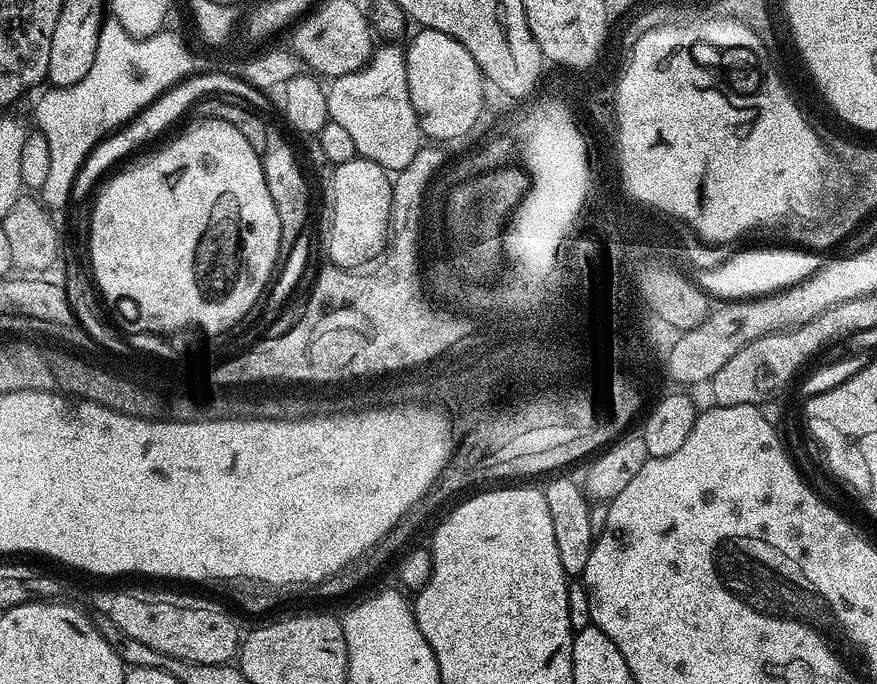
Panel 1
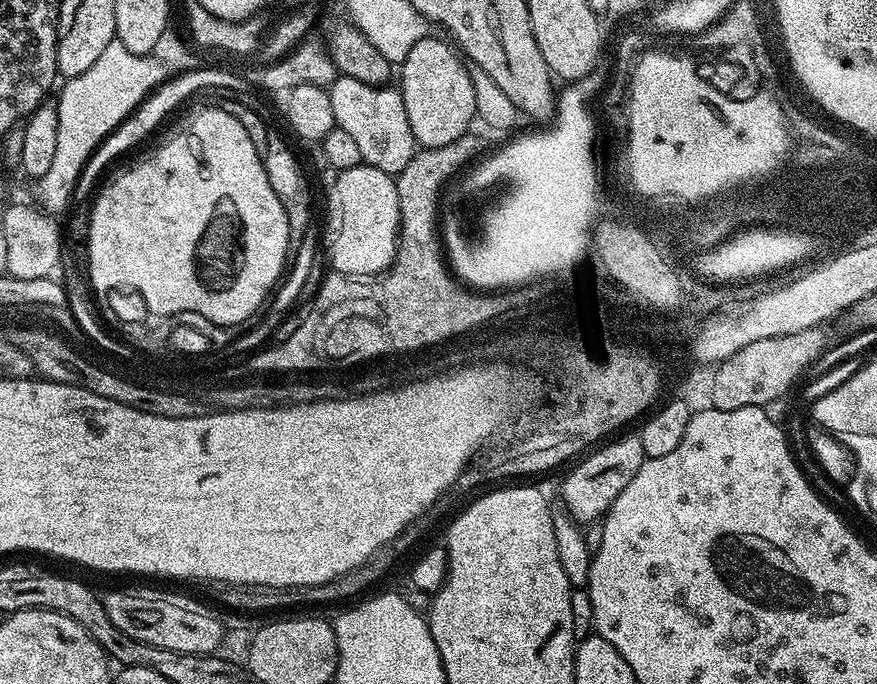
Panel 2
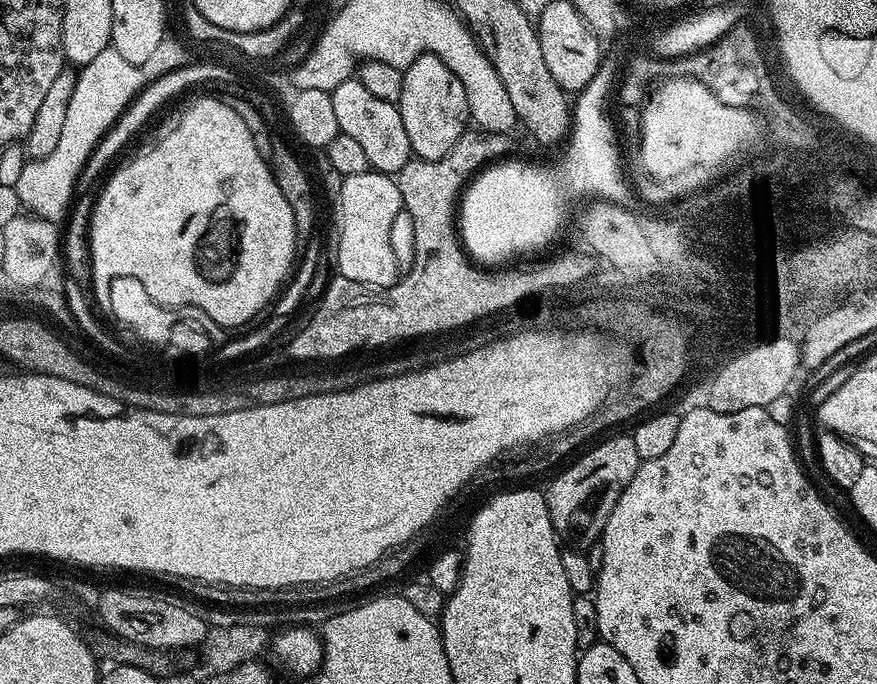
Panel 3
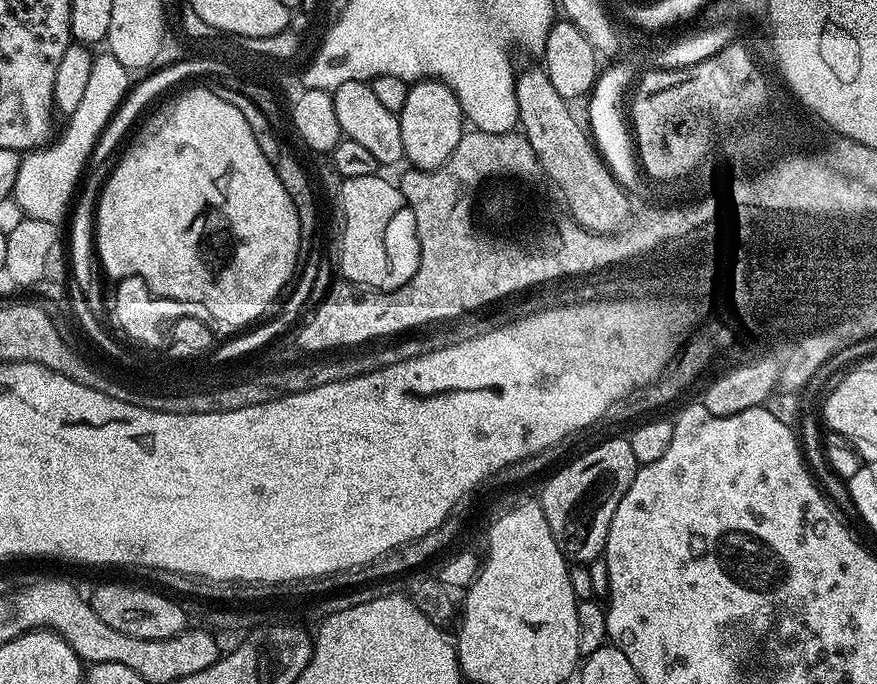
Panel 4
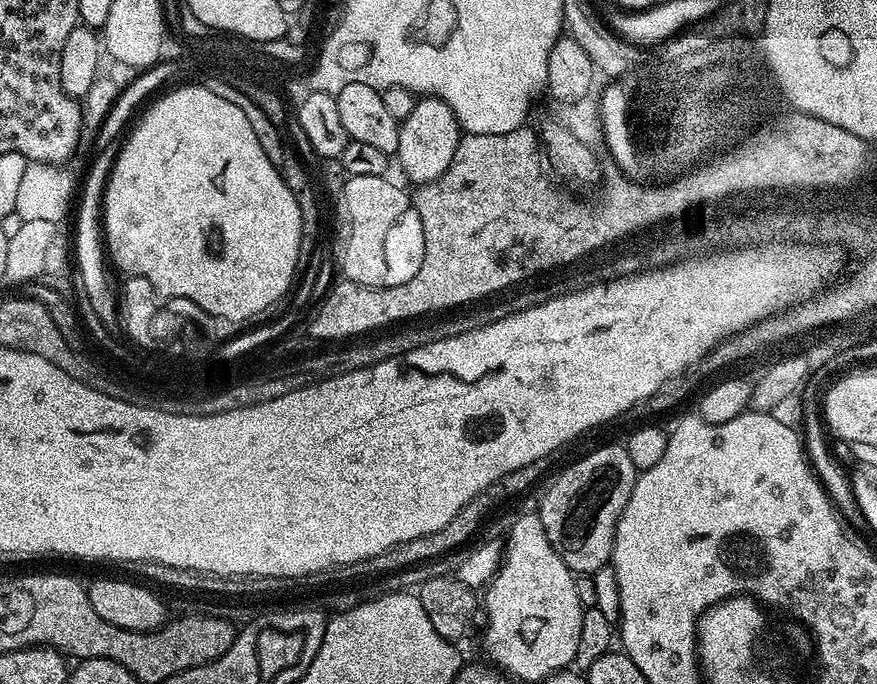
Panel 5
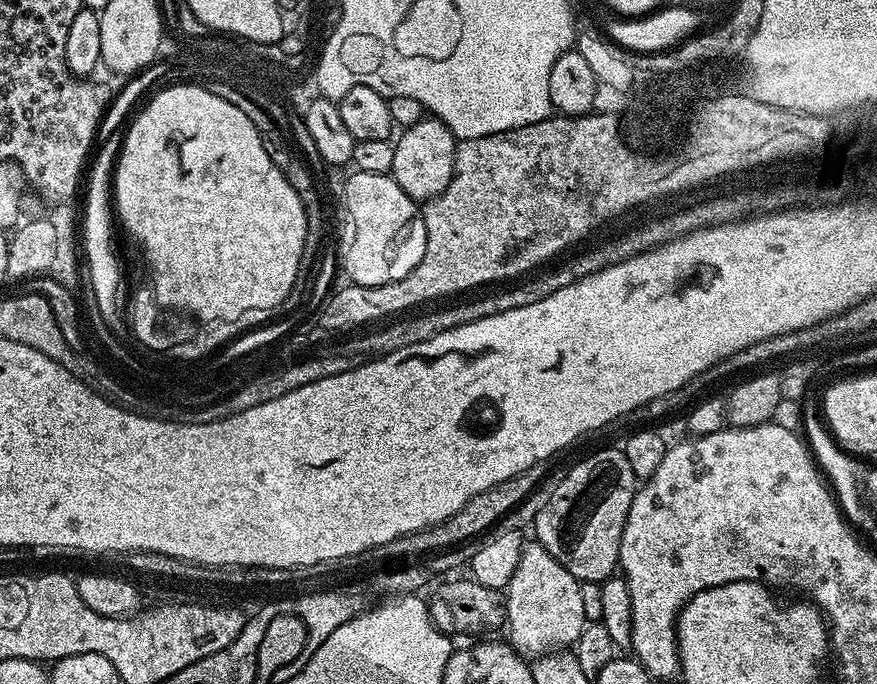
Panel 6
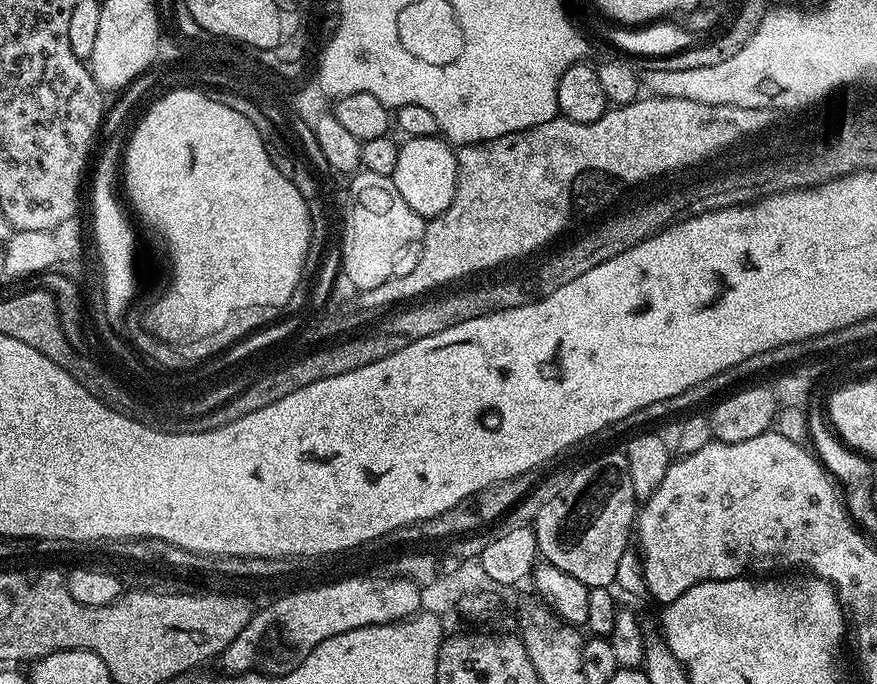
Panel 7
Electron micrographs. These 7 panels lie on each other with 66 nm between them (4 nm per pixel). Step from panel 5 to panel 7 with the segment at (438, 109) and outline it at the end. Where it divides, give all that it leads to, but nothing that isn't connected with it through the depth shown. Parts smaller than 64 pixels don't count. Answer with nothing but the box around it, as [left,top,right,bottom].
[391,135,456,218]

